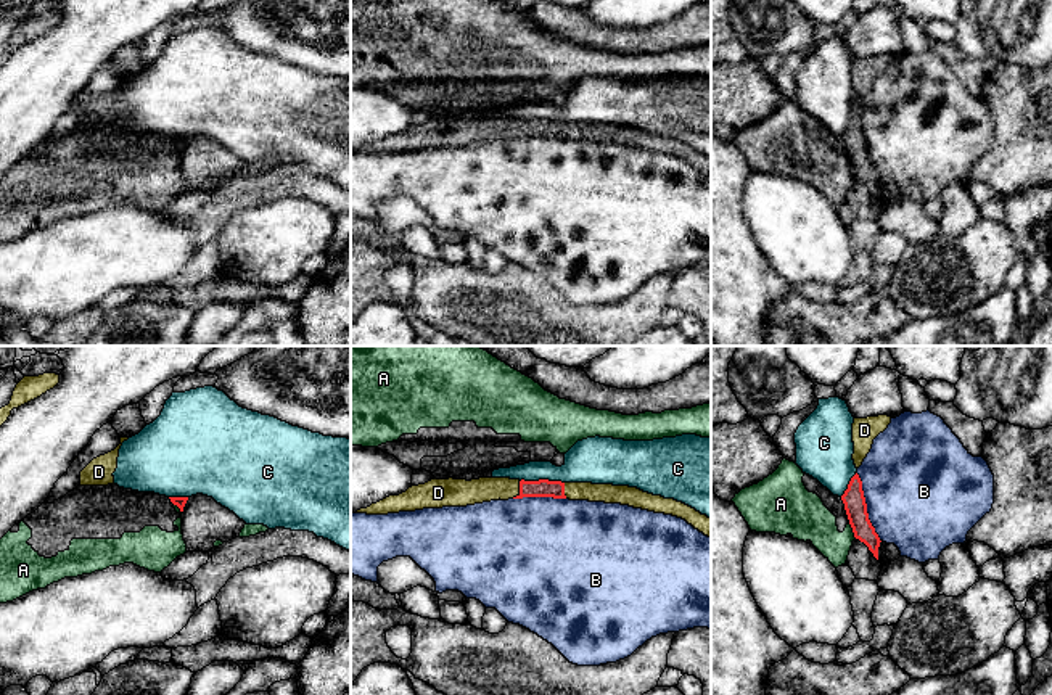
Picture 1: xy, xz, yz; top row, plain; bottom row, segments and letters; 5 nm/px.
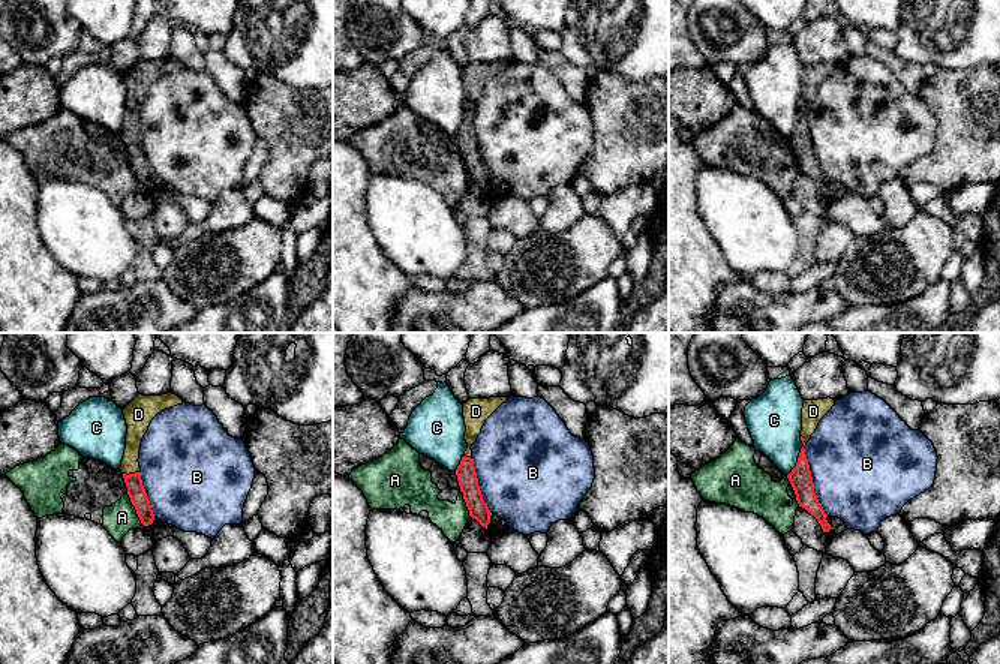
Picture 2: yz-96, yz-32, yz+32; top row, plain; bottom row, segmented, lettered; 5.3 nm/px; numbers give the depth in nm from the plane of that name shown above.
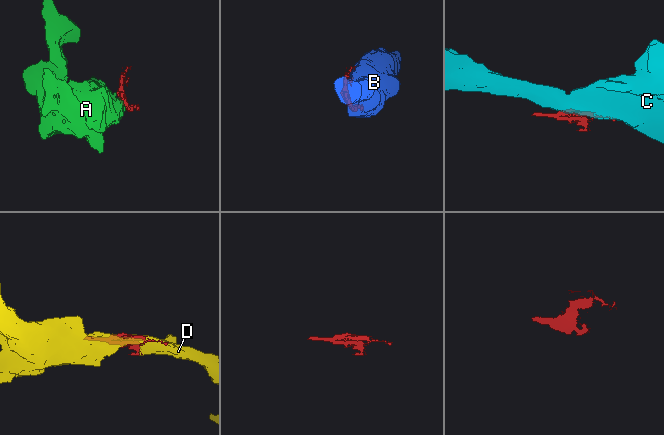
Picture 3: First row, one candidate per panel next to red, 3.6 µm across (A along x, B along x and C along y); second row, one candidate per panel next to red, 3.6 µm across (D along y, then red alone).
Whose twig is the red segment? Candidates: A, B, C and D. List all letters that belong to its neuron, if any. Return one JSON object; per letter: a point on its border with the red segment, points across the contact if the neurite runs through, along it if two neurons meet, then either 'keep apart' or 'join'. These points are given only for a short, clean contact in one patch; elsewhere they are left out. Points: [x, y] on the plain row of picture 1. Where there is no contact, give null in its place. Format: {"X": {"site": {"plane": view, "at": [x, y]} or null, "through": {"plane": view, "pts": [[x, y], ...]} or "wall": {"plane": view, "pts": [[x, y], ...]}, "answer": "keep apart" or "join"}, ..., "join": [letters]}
{"A": {"site": {"plane": "yz", "at": [853, 171]}, "wall": {"plane": "yz", "pts": [[848, 163], [856, 177]]}, "answer": "keep apart"}, "B": {"site": {"plane": "yz", "at": [866, 147]}, "answer": "keep apart"}, "C": {"site": {"plane": "xz", "at": [542, 119]}, "answer": "keep apart"}, "D": {"site": {"plane": "xz", "at": [520, 131]}, "answer": "join"}, "join": ["D"]}

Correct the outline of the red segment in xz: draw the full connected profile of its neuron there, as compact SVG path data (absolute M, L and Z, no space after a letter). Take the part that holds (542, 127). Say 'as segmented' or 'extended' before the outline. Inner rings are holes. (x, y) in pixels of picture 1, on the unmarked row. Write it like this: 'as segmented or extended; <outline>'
extended; M434 117L425 124L412 125L399 135L389 135L367 148L360 148L355 153L388 154L423 148L466 146L499 138L508 140L523 137L553 137L629 145L682 158L695 169L711 177L711 158L674 138L664 138L629 125L561 122L549 119L520 121L510 117L479 117L466 121Z

